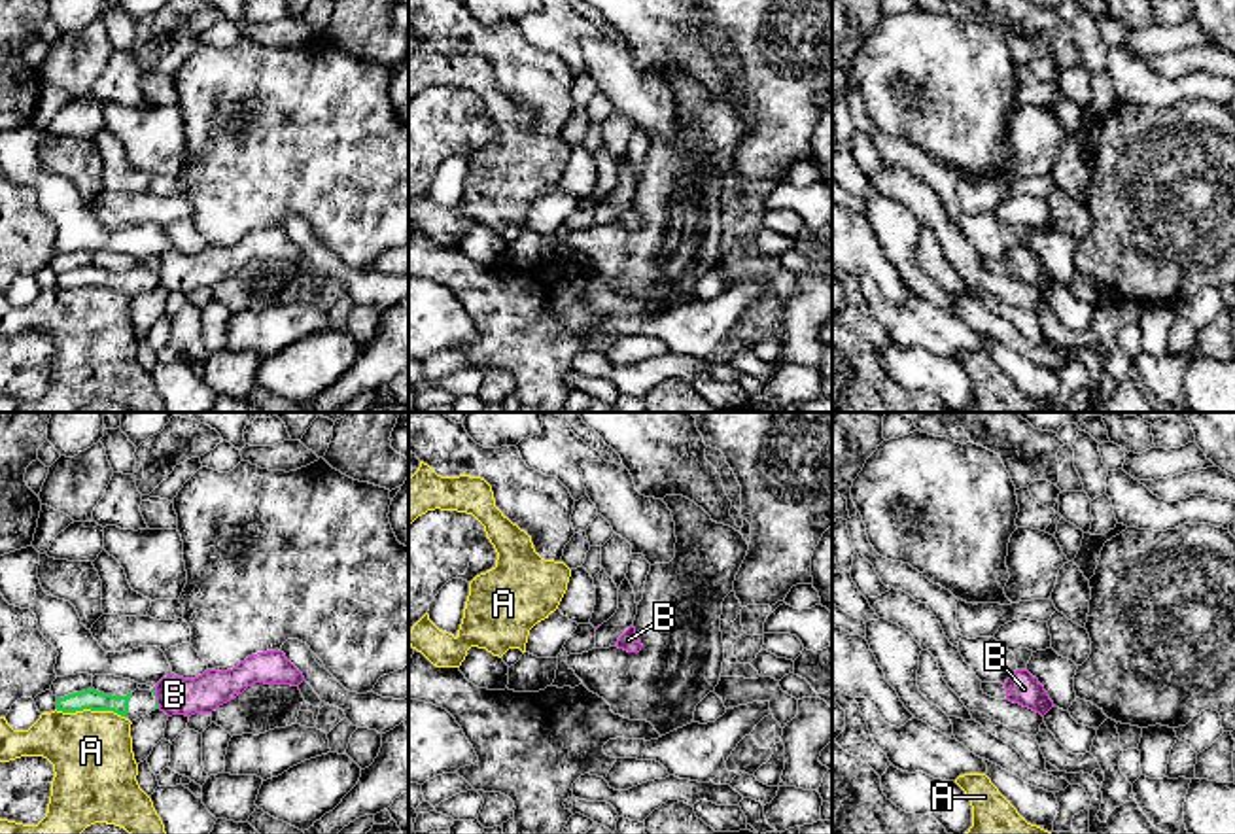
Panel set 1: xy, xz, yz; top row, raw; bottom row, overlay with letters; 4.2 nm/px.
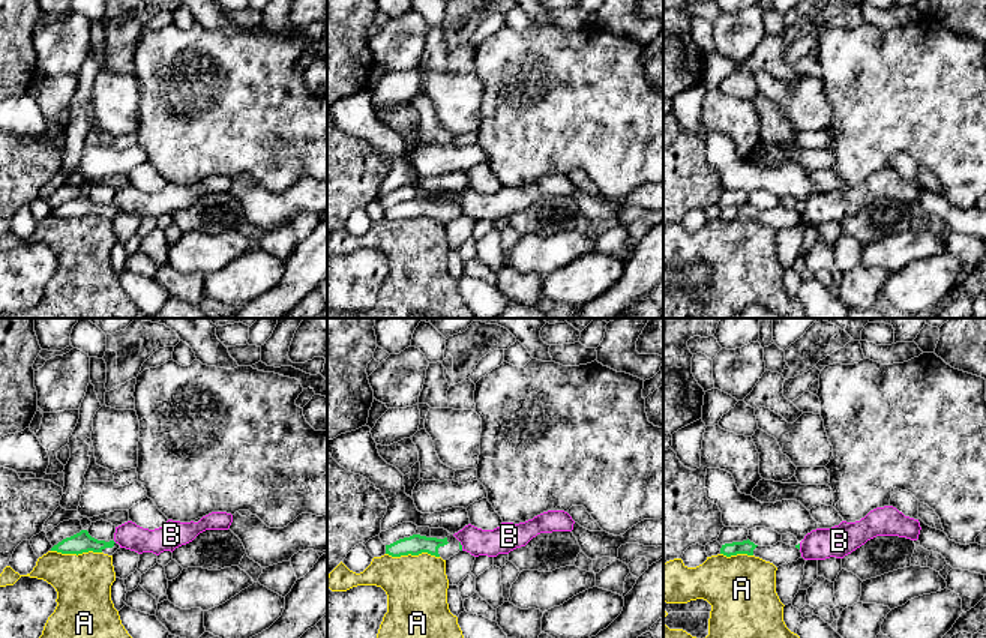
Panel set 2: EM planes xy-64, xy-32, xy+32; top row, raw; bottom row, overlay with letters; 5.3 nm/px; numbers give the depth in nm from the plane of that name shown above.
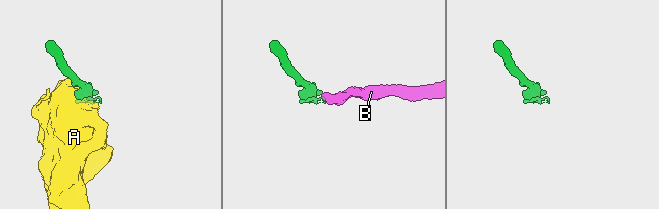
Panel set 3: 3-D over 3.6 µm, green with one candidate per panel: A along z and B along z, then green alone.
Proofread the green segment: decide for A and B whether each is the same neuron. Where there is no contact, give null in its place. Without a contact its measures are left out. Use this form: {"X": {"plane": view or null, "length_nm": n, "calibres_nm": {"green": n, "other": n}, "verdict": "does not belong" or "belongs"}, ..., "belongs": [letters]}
{"A": {"plane": "xy", "length_nm": 300, "calibres_nm": {"green": 90, "other": 360}, "verdict": "does not belong"}, "B": {"plane": "xy", "length_nm": 90, "calibres_nm": {"green": 20, "other": 160}, "verdict": "does not belong"}, "belongs": []}

